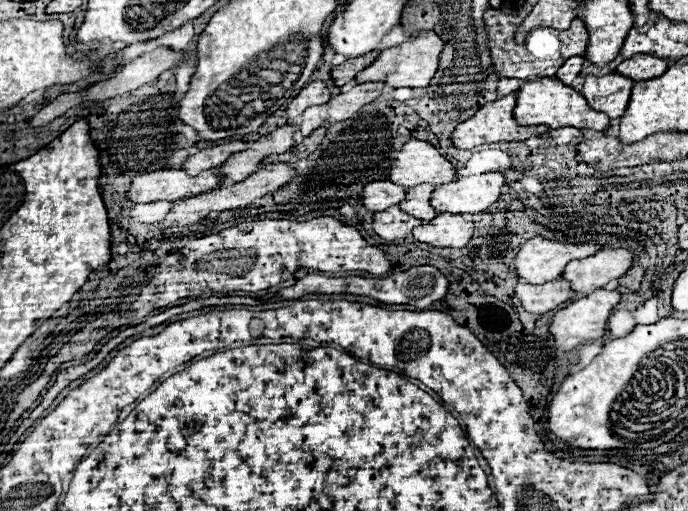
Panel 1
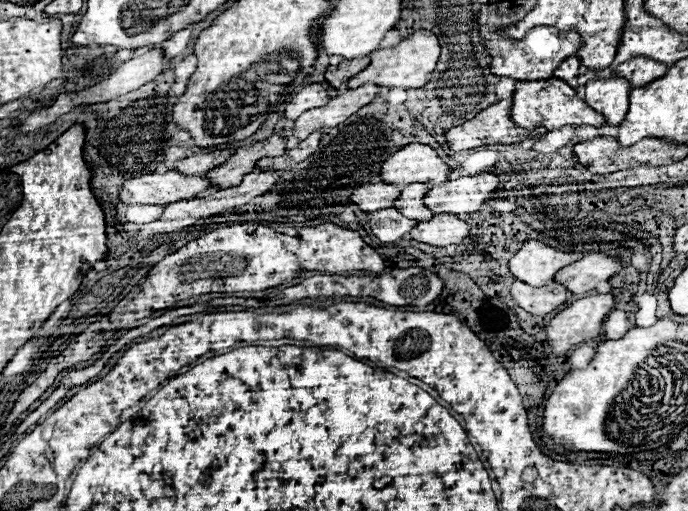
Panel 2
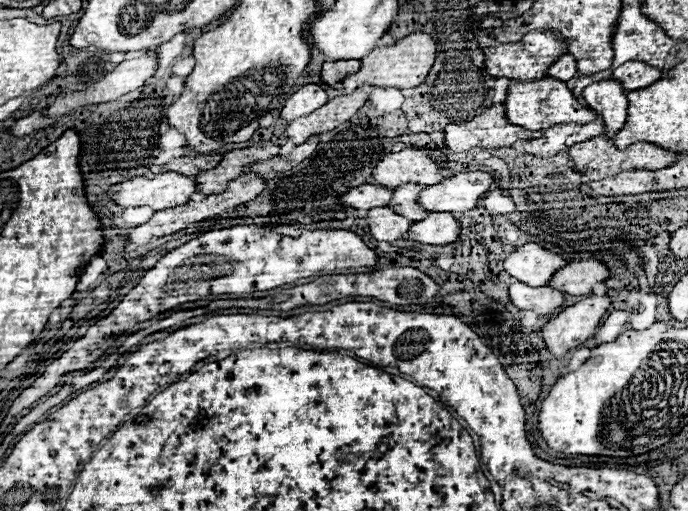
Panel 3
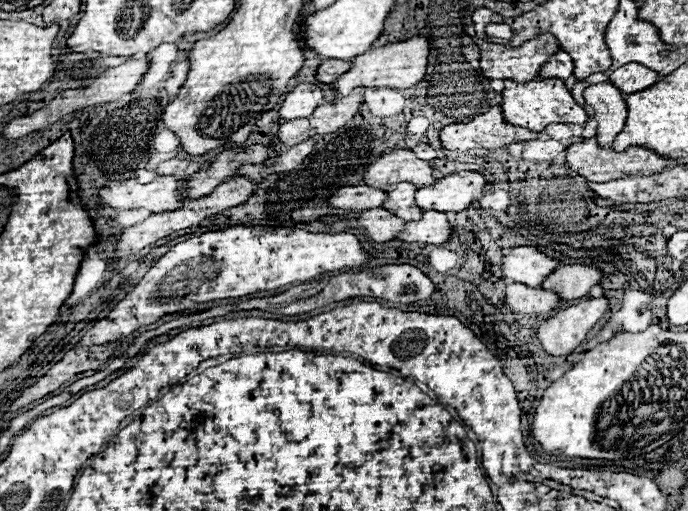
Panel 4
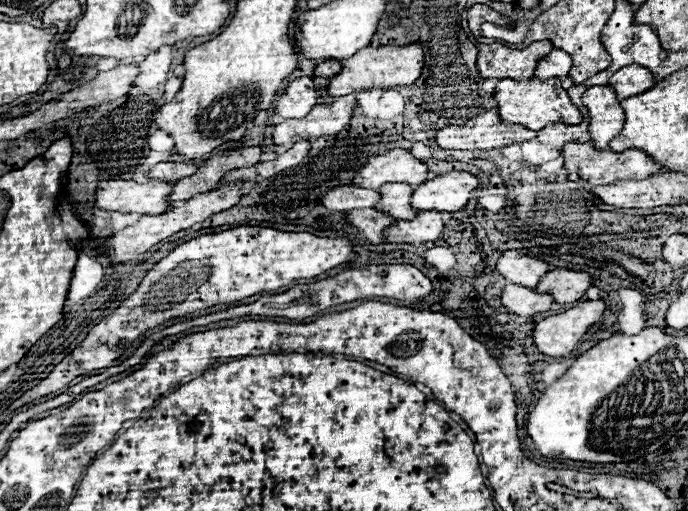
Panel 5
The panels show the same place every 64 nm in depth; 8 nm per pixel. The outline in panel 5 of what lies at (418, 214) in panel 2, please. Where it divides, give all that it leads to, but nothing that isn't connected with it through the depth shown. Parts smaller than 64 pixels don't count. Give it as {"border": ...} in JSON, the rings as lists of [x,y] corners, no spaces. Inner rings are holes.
{"border":[[[388,182],[388,186],[380,188],[380,202],[374,206],[380,212],[386,212],[394,216],[396,220],[412,220],[418,216],[418,210],[410,206],[410,196],[412,196],[412,186],[400,182]]]}

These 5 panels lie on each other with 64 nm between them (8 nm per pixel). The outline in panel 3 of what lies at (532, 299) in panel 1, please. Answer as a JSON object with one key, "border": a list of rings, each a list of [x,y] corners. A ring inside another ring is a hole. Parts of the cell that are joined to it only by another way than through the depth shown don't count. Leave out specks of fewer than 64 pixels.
{"border":[[[514,282],[510,284],[508,290],[510,290],[510,300],[514,302],[514,306],[518,306],[520,310],[532,310],[538,316],[554,314],[566,300],[564,292],[554,290],[550,286],[532,288],[522,282]]]}

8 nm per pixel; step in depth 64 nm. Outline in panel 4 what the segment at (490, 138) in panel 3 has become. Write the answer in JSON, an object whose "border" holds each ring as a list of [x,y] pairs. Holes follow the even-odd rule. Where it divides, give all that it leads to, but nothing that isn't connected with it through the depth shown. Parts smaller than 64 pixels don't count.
{"border":[[[494,106],[488,112],[476,116],[468,124],[448,124],[440,130],[440,142],[446,150],[468,152],[472,148],[486,148],[496,150],[504,148],[512,142],[532,140],[540,134],[530,132],[522,126],[508,124],[502,116],[502,108]]]}

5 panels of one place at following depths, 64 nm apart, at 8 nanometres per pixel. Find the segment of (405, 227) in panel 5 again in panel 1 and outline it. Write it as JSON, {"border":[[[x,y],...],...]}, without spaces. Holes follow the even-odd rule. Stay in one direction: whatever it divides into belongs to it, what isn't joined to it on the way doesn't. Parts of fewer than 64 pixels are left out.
{"border":[[[440,213],[432,222],[416,226],[412,236],[418,242],[426,242],[440,248],[464,248],[474,234],[474,222],[462,214]]]}

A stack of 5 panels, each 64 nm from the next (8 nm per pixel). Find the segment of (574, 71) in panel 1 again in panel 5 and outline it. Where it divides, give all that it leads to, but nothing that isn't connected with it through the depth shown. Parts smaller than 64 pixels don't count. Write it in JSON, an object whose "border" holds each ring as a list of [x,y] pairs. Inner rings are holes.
{"border":[[[552,50],[552,54],[548,54],[548,58],[542,58],[538,62],[536,68],[536,78],[540,80],[548,80],[548,78],[566,78],[570,74],[572,68],[572,58],[568,52],[564,50]]]}

